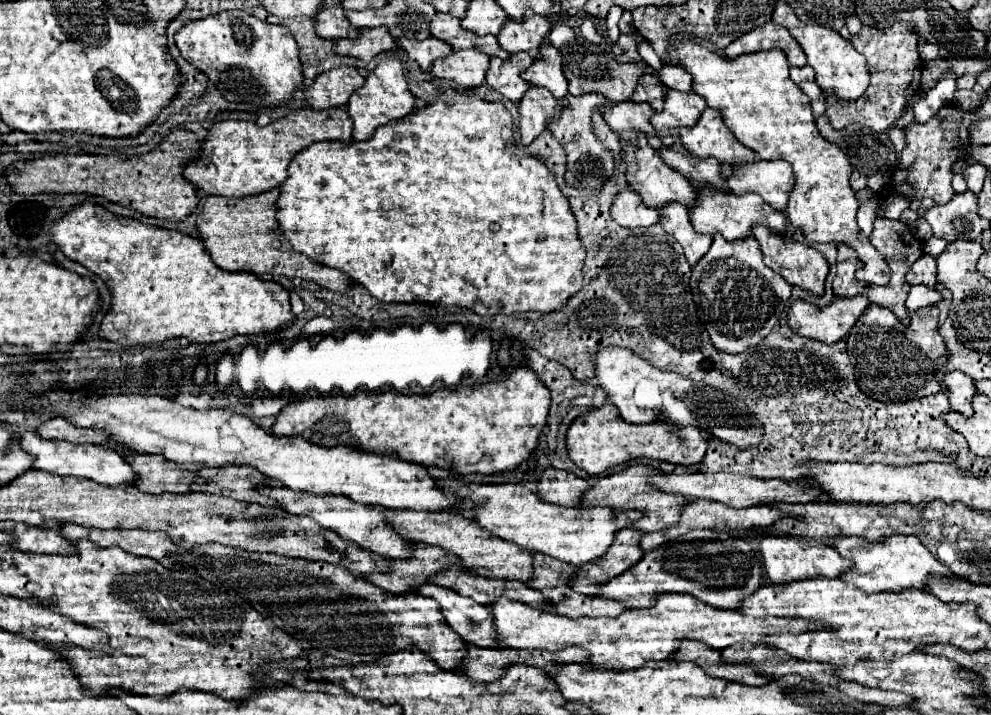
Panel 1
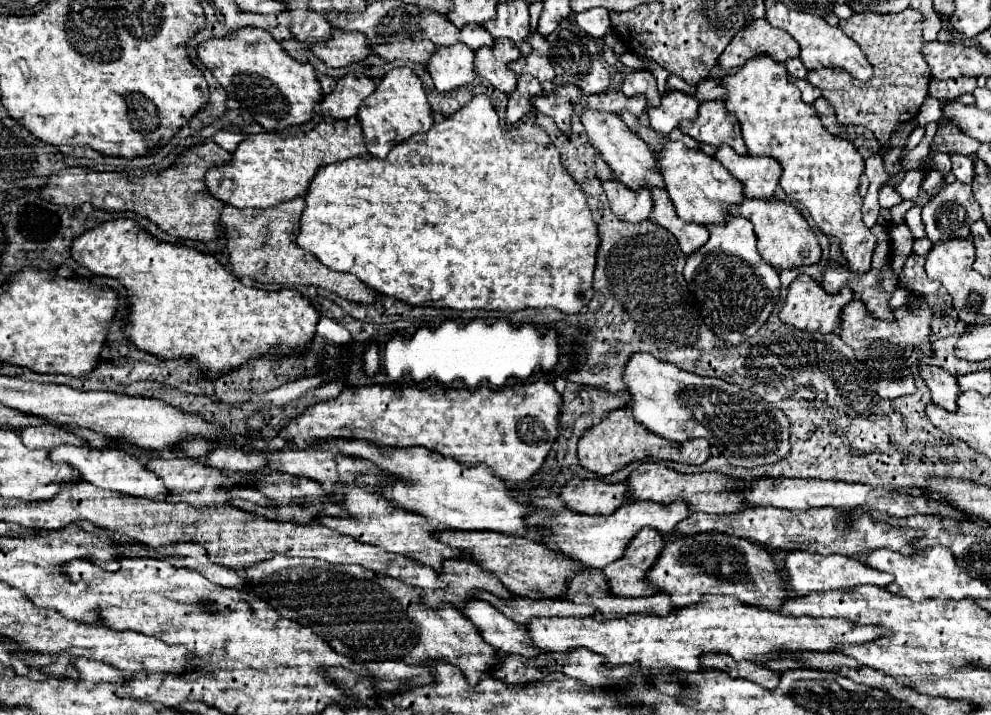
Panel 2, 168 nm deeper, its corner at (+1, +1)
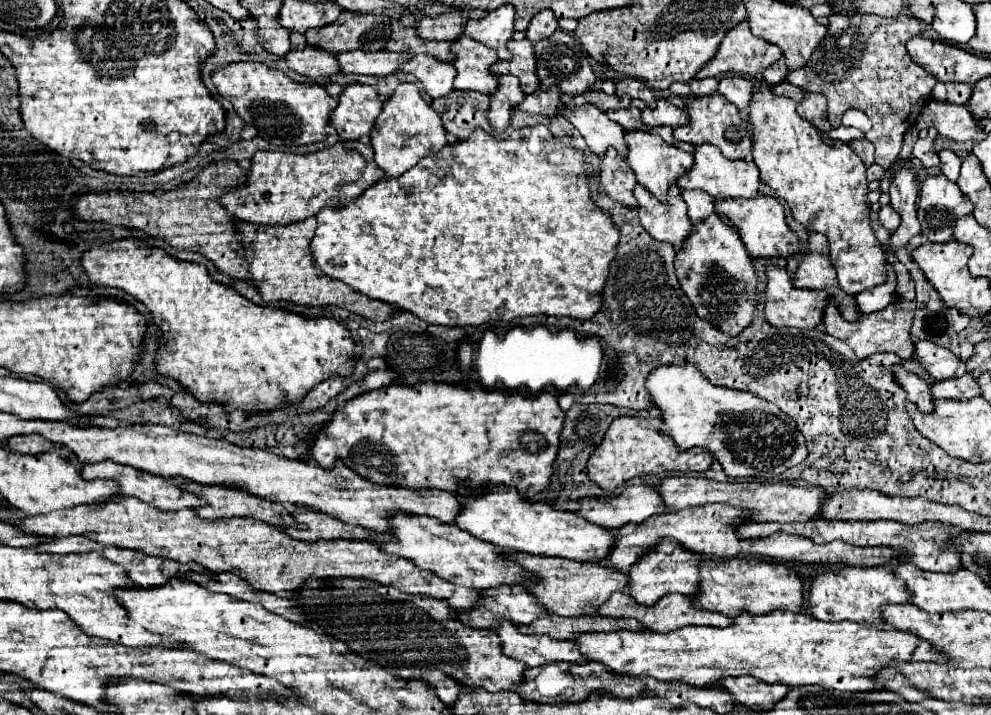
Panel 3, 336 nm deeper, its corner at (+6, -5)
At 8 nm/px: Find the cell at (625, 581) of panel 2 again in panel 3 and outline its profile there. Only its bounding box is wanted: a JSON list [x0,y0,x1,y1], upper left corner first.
[627,539,703,607]

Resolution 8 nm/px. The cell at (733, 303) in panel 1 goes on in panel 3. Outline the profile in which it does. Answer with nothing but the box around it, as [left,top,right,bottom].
[675,191,763,335]

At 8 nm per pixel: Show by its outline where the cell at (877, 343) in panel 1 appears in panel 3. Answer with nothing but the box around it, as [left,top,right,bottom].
[823,297,915,359]

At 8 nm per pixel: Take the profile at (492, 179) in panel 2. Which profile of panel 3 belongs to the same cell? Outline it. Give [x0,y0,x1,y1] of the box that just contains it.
[311,125,621,327]

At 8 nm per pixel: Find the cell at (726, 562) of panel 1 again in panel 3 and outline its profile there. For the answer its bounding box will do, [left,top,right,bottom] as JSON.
[693,559,803,617]

